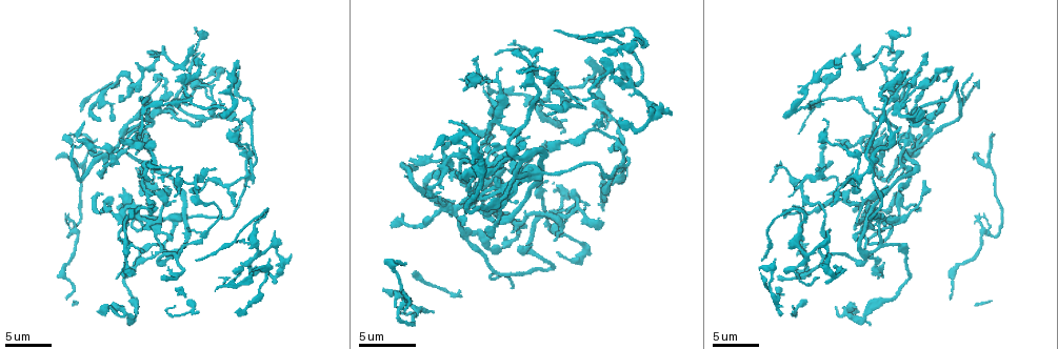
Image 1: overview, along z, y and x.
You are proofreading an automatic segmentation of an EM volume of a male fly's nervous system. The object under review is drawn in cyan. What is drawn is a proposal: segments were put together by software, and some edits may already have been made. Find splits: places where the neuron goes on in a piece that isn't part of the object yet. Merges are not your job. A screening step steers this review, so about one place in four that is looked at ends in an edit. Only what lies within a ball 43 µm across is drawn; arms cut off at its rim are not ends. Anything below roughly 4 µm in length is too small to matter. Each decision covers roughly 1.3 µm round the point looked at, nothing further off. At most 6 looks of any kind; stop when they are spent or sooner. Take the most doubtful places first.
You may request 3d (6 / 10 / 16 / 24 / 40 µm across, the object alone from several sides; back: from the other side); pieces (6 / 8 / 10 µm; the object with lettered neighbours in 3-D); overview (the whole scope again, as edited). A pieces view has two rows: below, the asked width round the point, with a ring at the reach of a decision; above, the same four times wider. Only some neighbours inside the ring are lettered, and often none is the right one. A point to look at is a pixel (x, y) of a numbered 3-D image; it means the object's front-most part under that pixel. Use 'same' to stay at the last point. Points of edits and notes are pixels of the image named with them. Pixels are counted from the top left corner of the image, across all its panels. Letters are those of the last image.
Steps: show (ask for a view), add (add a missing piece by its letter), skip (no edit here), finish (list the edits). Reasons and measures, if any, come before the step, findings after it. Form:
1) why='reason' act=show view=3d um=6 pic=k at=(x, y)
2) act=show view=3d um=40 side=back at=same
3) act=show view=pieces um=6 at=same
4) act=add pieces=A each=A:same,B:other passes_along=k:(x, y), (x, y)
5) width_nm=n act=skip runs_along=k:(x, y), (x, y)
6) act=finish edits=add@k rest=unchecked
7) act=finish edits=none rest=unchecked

why='long arm stops here' act=show view=pieces um=6 pic=1 at=(908, 72)

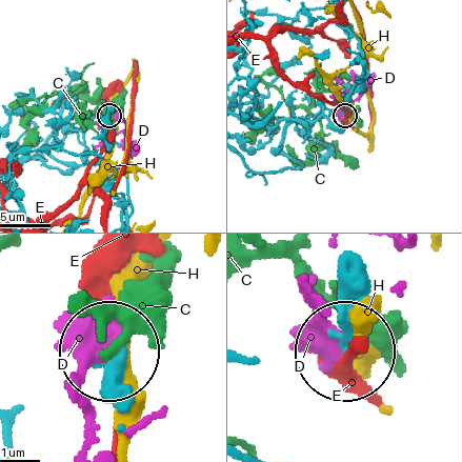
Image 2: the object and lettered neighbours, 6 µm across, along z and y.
act=skip each=C:other,D:other,E:other,H:other found='no lettered piece goes on from it'

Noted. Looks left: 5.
why='an open end' act=show view=pieces um=6 pic=1 at=(191, 190)

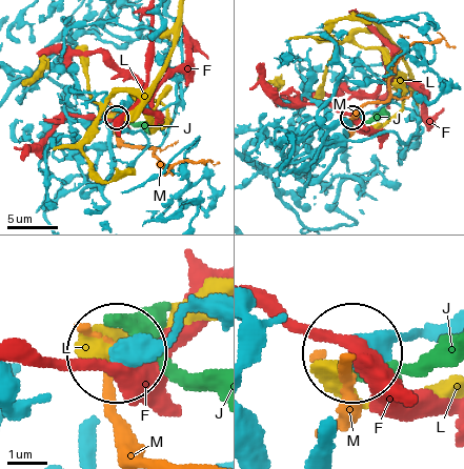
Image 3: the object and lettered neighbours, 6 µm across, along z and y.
act=skip each=F:other,J:other,L:other,M:other runs_along=3:(448, 318), (418, 338), (351, 345) found='none of them fits'

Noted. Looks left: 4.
why='an open end' act=show view=pieces um=6 pic=1 at=(233, 114)

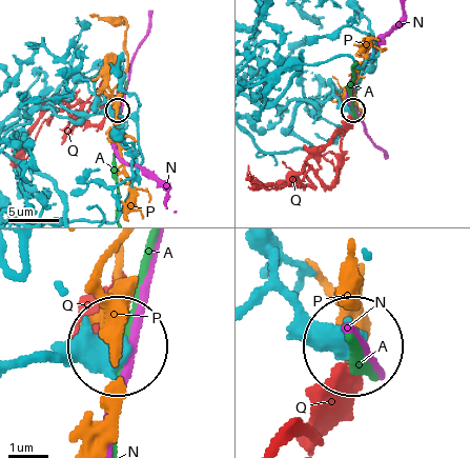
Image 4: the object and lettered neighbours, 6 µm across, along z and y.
act=skip each=A:other,N:other,P:other,Q:other found='no lettered piece goes on from it'

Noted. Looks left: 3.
act=finish edits=none rest=unchecked

